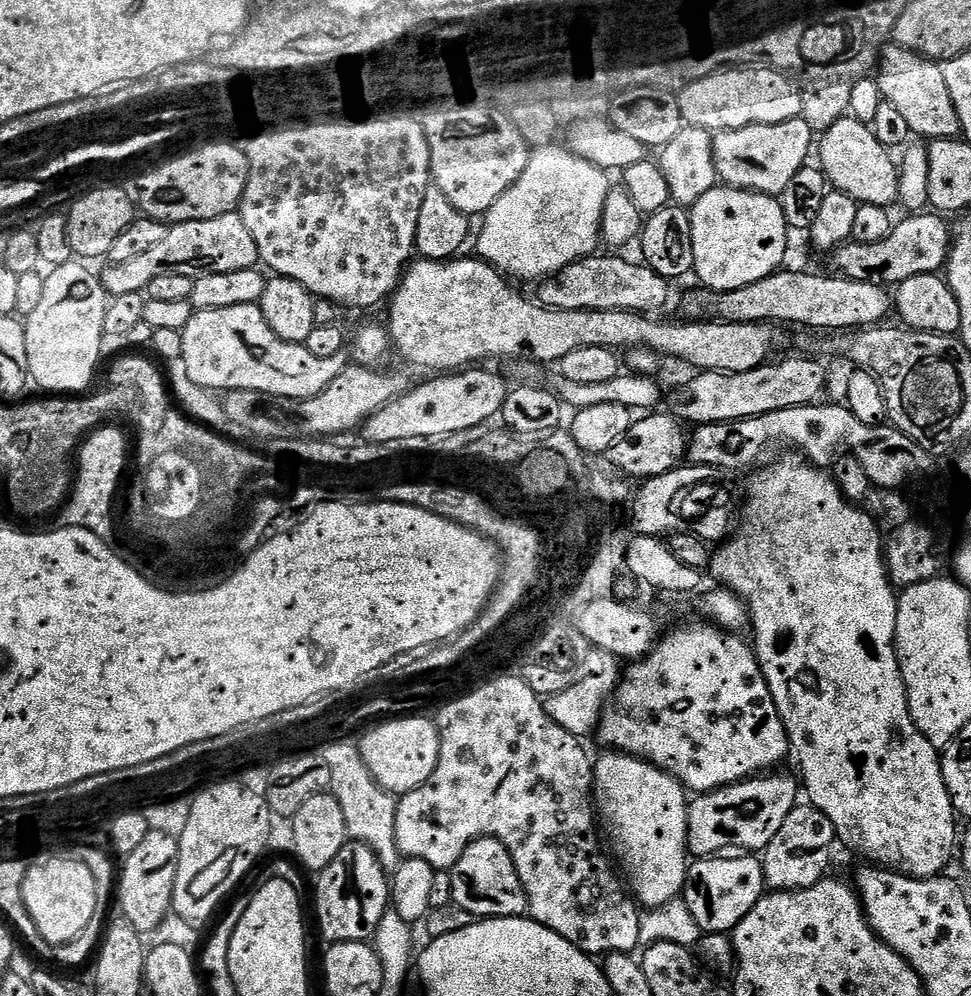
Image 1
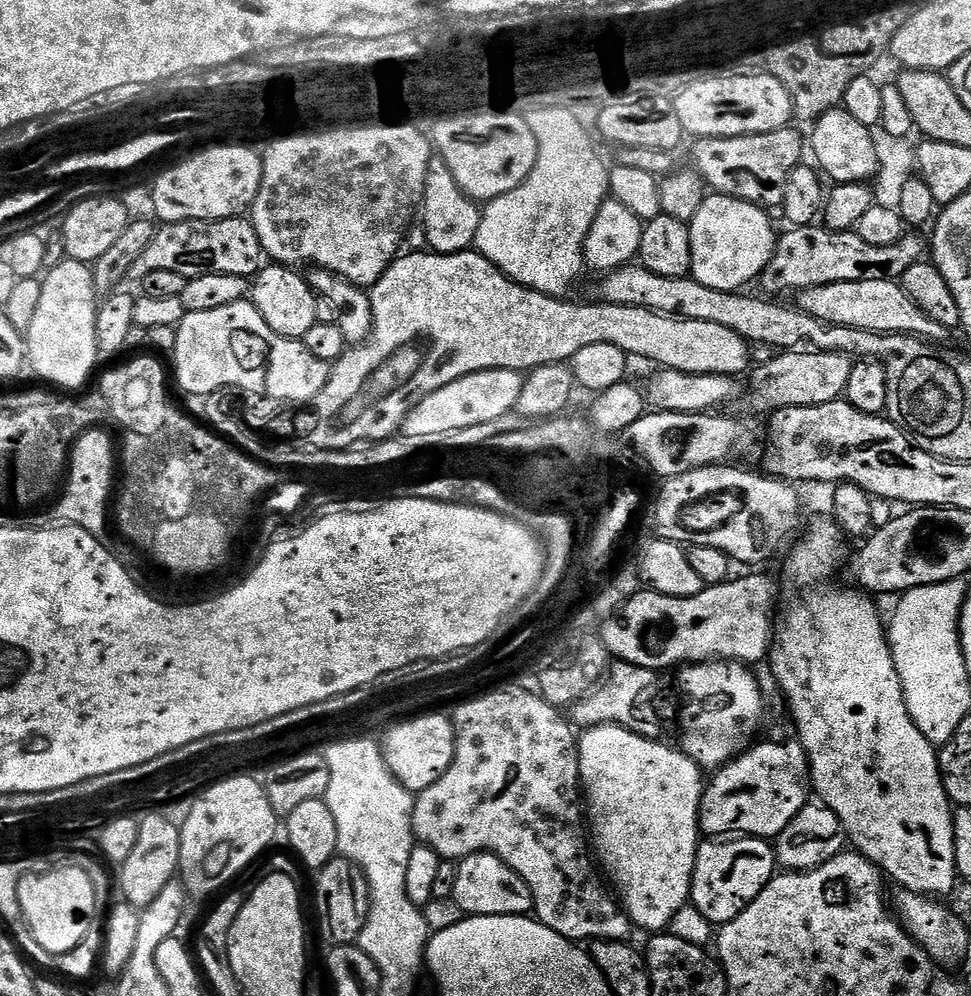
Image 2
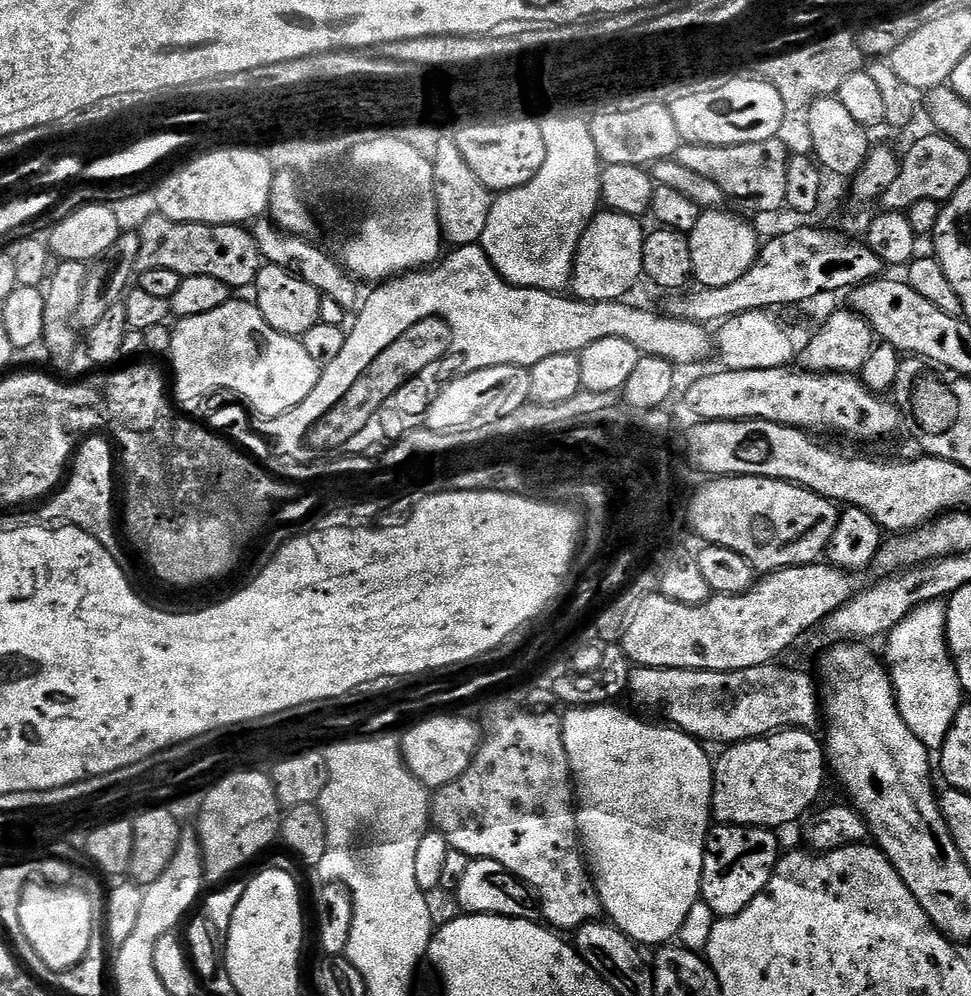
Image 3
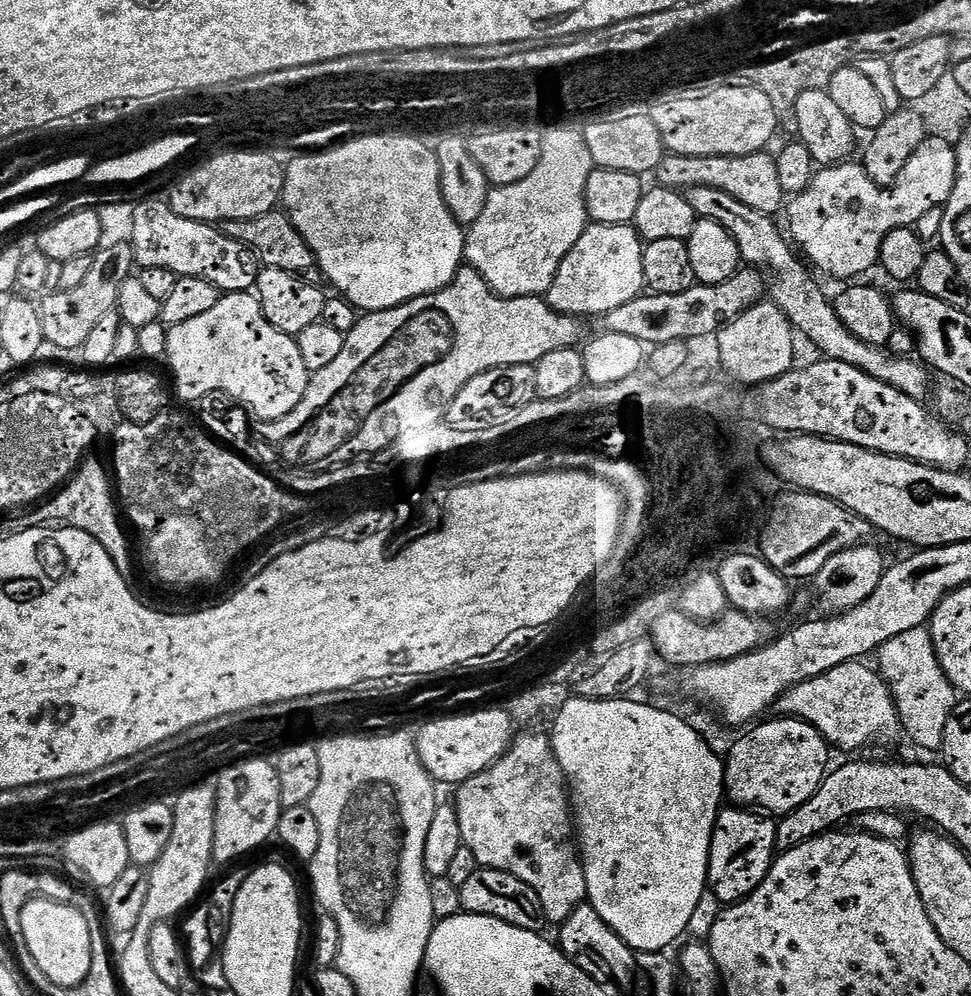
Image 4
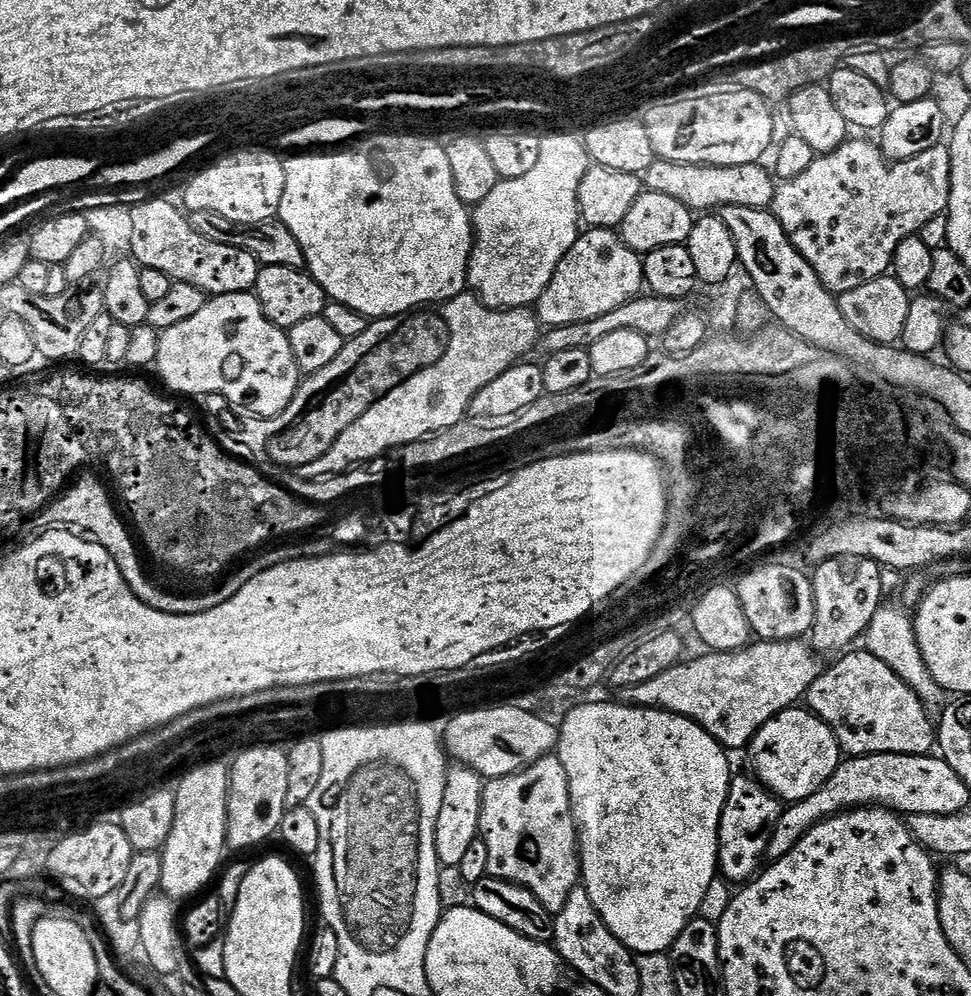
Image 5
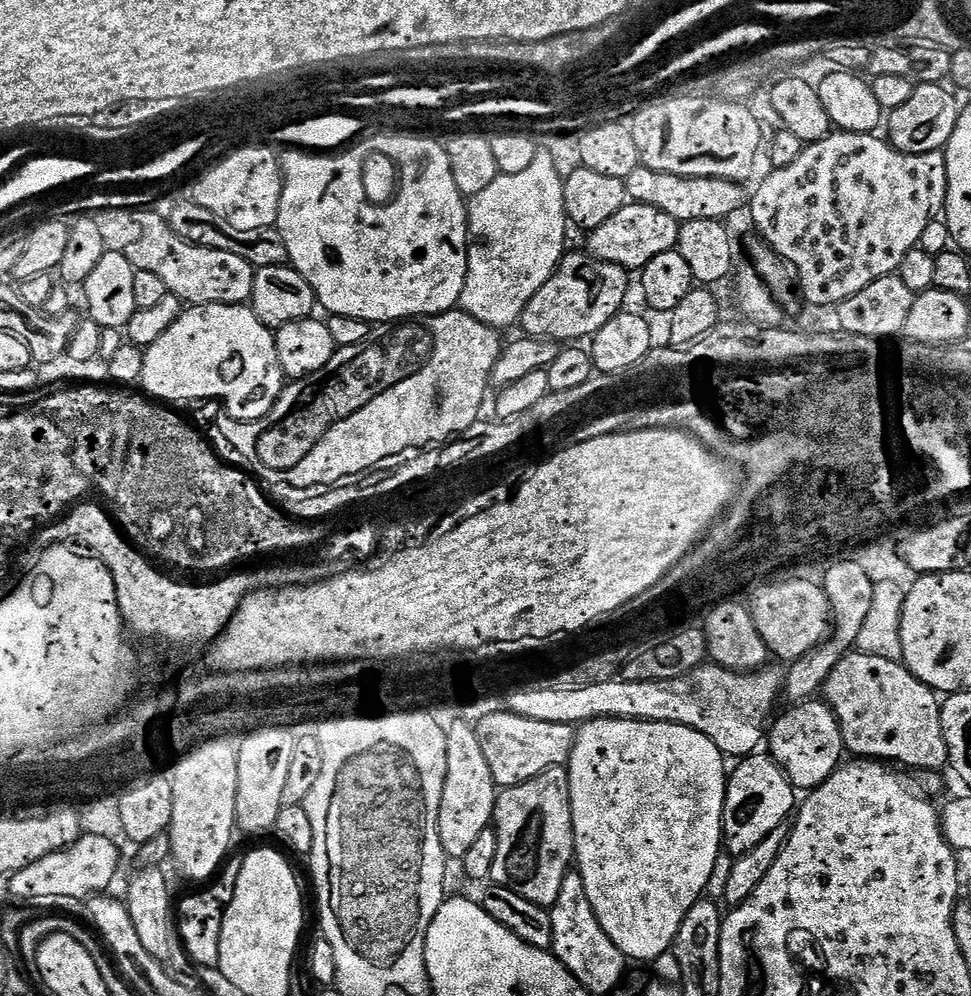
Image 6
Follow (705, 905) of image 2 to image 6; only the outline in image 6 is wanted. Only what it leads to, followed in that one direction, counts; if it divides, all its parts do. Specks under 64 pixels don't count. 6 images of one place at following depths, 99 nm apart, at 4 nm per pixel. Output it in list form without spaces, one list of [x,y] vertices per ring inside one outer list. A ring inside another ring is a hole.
[[[760,755],[743,757],[737,763],[740,765],[728,772],[724,799],[723,847],[727,855],[733,858],[754,850],[754,846],[758,846],[758,842],[762,842],[766,834],[771,834],[773,830],[778,830],[778,826],[786,823],[798,804],[797,789],[793,788],[783,770],[774,763],[771,755]]]

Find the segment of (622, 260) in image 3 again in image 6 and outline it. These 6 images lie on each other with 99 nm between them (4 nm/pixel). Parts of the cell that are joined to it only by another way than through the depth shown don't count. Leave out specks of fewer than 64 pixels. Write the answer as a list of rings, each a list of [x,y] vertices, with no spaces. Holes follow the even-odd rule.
[[[569,251],[556,267],[556,273],[546,286],[542,286],[542,290],[538,290],[538,294],[534,294],[534,298],[530,298],[521,314],[519,327],[523,335],[561,342],[587,341],[625,307],[628,276],[622,266],[600,260],[587,251]]]

